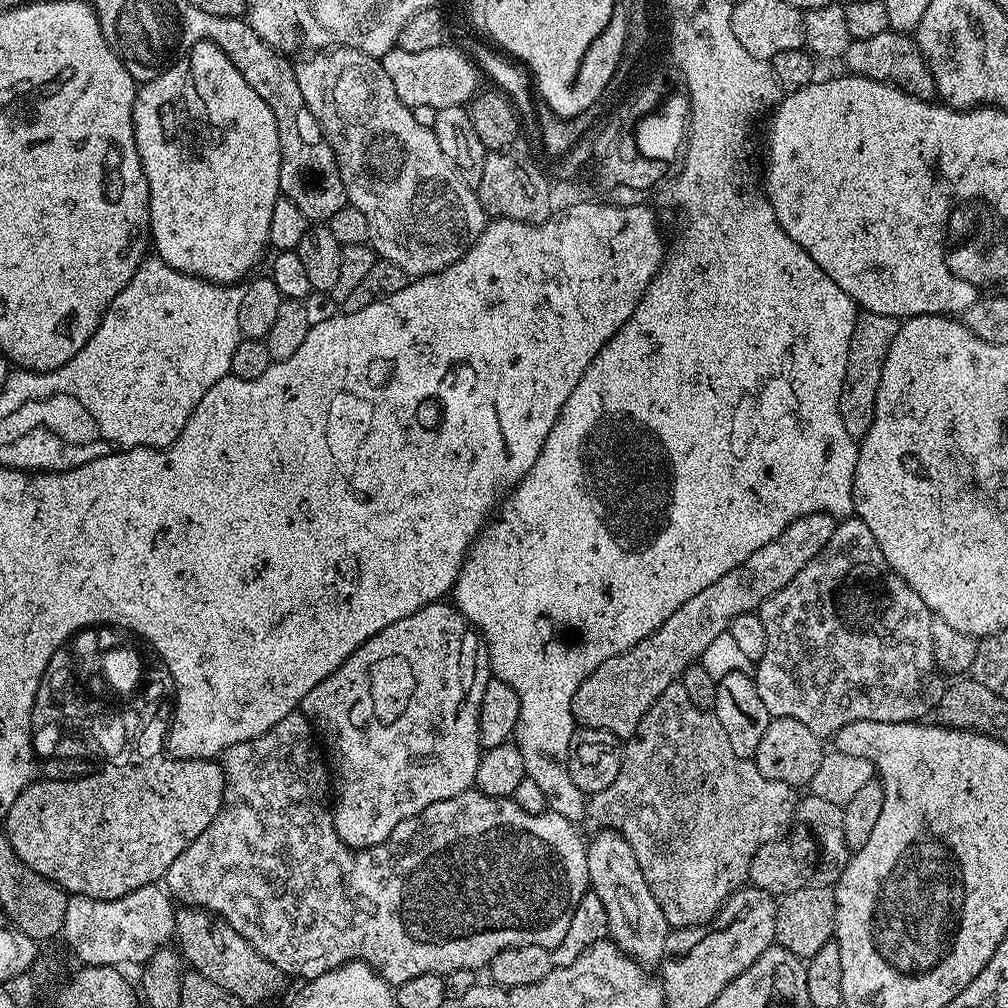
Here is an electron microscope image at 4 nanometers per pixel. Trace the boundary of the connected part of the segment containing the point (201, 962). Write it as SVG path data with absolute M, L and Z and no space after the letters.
M180 906L176 908L175 943L182 957L183 963L202 978L210 978L210 982L222 986L226 994L234 994L245 1006L264 1004L272 1000L284 988L286 977L274 962L262 958L234 926L230 926L220 916L206 912L195 906Z

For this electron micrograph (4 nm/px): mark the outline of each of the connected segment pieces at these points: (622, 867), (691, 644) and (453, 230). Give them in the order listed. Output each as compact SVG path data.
M602 828L596 832L586 846L587 872L590 890L598 894L602 906L606 906L608 936L630 959L645 966L659 965L670 931L666 914L662 914L658 898L650 894L650 886L646 886L646 878L630 844L612 829Z
M819 512L806 514L798 518L774 542L762 546L762 550L754 550L746 562L742 562L730 574L722 574L718 582L706 586L706 590L698 590L694 598L686 598L662 626L654 634L642 638L642 642L634 642L630 650L622 654L614 654L614 658L606 658L598 670L594 670L578 686L572 699L572 718L579 727L606 730L614 734L620 741L626 742L638 730L638 722L662 698L662 694L671 684L683 677L684 671L697 663L710 650L714 638L725 635L729 631L734 618L747 612L755 613L782 586L790 586L798 573L806 567L810 558L818 555L818 550L830 542L834 534L837 517Z
M353 48L320 50L309 56L312 56L309 60L304 60L301 64L297 63L295 65L298 90L310 110L310 114L314 114L323 139L327 140L328 145L332 147L332 153L348 195L348 204L353 208L362 210L362 215L366 217L366 222L370 226L370 247L372 251L376 253L379 259L394 262L394 266L402 266L402 270L409 278L431 276L434 272L441 272L444 268L450 267L454 261L461 260L465 252L468 251L468 247L484 232L486 215L483 206L479 204L477 193L465 186L464 181L460 179L460 173L446 158L446 154L442 154L442 148L438 146L438 138L432 133L432 129L414 122L412 109L407 108L400 101L398 94L394 94L394 82L390 82L390 78L386 78L383 63L377 57L367 56L366 53Z

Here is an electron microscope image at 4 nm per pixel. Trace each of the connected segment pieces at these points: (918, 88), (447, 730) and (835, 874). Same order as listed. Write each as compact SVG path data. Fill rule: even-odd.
M887 30L865 40L853 39L842 57L842 64L848 67L845 69L851 75L865 76L883 84L893 84L903 92L911 92L912 96L919 100L932 102L937 99L934 74L930 74L928 59L920 53L920 47L916 45L915 39L903 32Z
M437 602L414 610L414 614L386 626L386 630L378 630L378 634L362 642L362 646L358 646L358 650L354 650L354 654L350 654L350 658L346 658L346 662L342 662L342 666L334 670L334 674L318 682L318 686L314 686L314 690L310 690L310 694L300 700L299 711L303 712L312 725L315 735L322 738L323 747L326 749L326 760L334 777L332 821L338 838L347 848L373 848L378 842L390 838L398 822L414 818L414 814L426 810L426 806L434 806L434 802L454 798L475 785L482 751L478 738L478 710L482 704L482 690L486 690L486 682L489 679L488 650L479 631L473 628L471 622L451 603Z
M805 795L796 806L796 815L785 835L766 842L752 856L748 876L751 887L761 888L779 898L806 886L832 886L839 880L850 859L844 809L814 795Z

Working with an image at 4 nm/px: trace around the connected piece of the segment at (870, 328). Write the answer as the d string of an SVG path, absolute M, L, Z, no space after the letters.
M865 311L857 315L854 334L850 338L844 389L840 395L842 426L846 426L846 434L862 438L870 430L874 422L878 386L882 382L882 366L886 362L886 354L890 354L890 346L894 346L894 338L898 338L900 326L901 321L894 316Z

